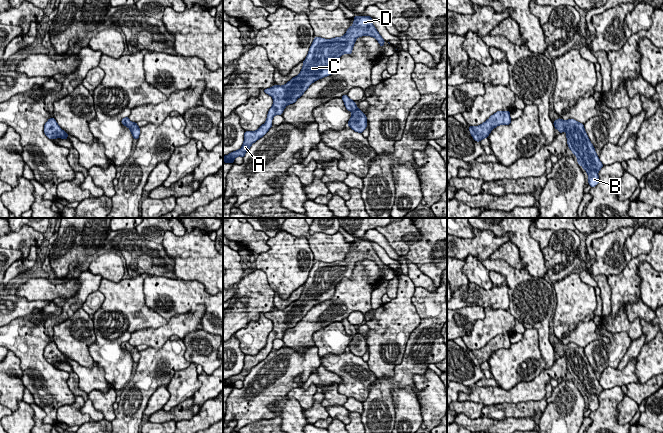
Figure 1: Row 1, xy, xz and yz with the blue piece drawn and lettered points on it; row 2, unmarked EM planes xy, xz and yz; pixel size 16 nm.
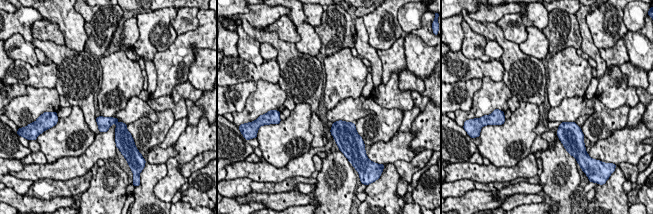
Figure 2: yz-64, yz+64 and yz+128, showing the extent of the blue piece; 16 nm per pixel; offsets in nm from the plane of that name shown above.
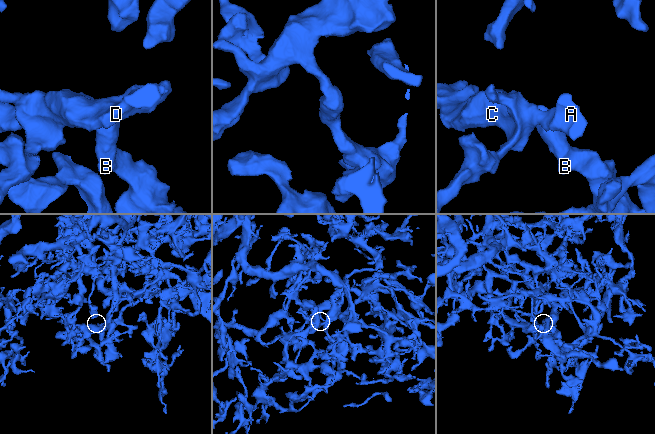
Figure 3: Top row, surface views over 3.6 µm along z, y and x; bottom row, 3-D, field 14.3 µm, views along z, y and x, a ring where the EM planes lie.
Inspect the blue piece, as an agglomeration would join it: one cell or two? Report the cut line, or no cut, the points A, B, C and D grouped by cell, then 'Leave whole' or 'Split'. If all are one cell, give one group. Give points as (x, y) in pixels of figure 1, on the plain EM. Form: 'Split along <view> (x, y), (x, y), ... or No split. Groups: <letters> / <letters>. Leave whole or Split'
No split. Groups: A B C D. Leave whole

